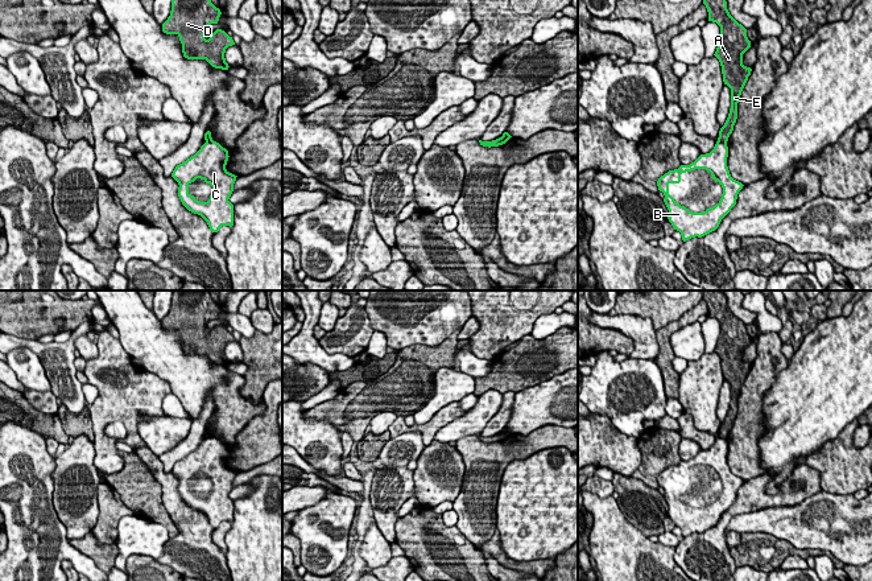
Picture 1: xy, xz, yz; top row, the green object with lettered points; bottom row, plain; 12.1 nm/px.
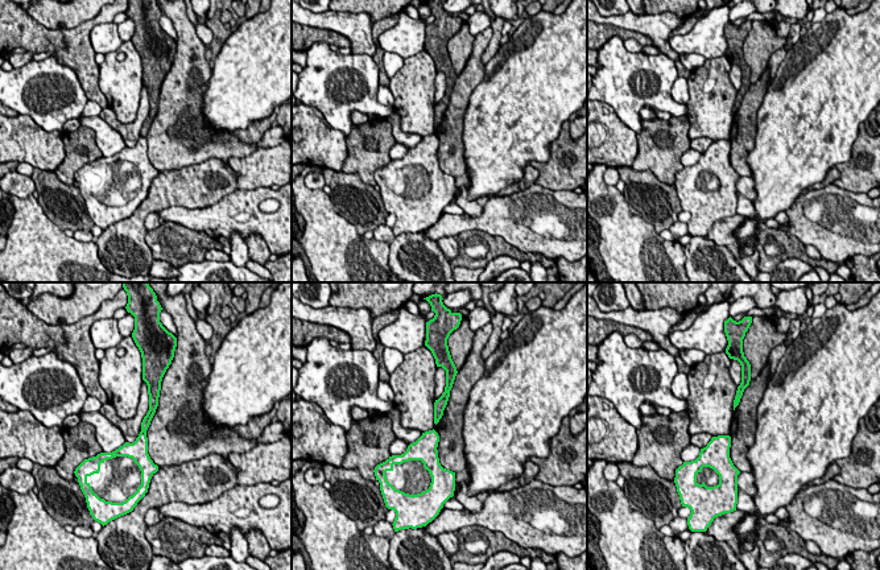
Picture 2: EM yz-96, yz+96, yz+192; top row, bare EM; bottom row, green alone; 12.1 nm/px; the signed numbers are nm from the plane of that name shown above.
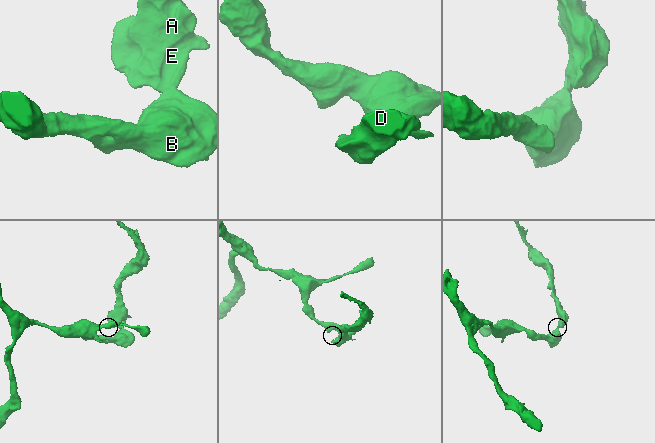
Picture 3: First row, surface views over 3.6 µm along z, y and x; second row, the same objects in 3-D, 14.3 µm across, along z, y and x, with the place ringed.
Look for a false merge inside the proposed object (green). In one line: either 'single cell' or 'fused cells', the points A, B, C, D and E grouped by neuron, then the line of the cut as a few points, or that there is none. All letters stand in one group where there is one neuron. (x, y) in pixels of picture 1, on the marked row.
fused cells; groups A D E / B C; cut yz (718, 139), (726, 144)

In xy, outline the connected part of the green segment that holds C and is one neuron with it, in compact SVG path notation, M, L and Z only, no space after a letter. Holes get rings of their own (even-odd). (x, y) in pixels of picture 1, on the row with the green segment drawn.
M210 140L194 156L177 165L171 173L179 185L178 197L182 205L201 215L212 232L218 232L222 226L234 226L234 205L228 199L237 176L226 169L228 157L226 148ZM197 178L212 186L207 202L201 202L189 193L189 185Z

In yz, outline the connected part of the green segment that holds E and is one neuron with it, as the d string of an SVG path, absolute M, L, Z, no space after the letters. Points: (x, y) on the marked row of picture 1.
M703 0L708 12L708 21L720 26L720 40L715 57L722 66L723 82L731 88L731 108L718 140L728 141L737 119L737 103L752 69L743 65L743 54L751 48L747 29L728 12L726 0Z

